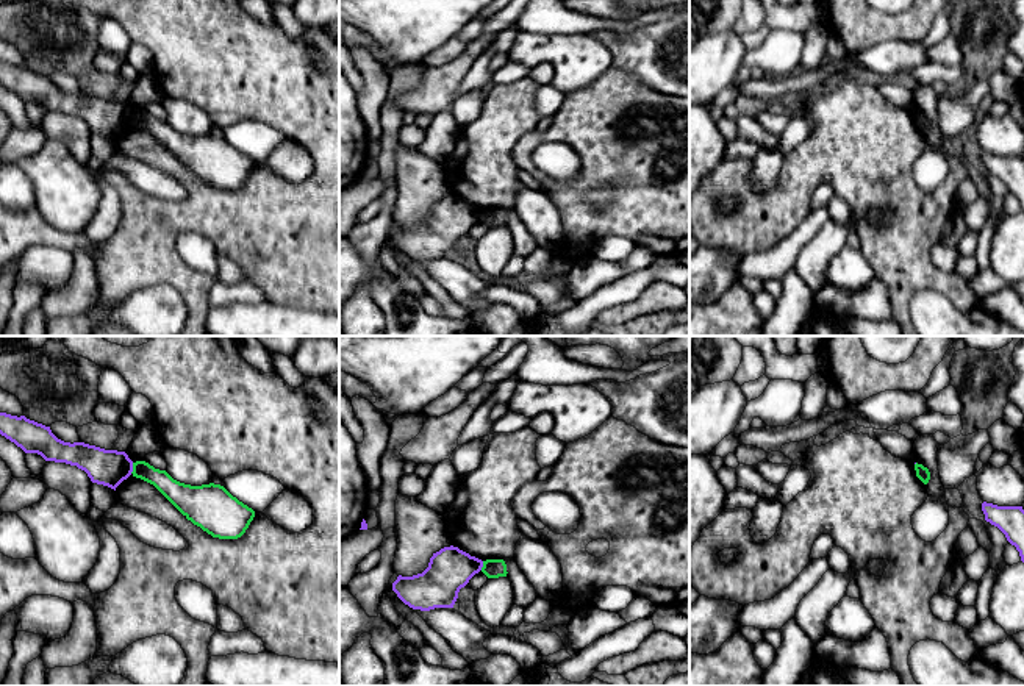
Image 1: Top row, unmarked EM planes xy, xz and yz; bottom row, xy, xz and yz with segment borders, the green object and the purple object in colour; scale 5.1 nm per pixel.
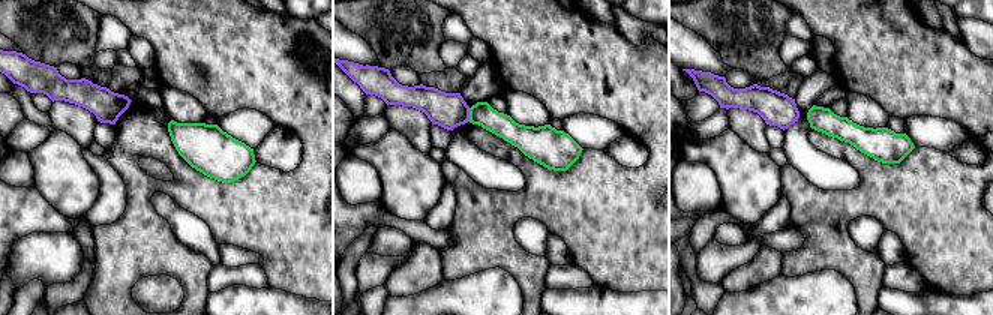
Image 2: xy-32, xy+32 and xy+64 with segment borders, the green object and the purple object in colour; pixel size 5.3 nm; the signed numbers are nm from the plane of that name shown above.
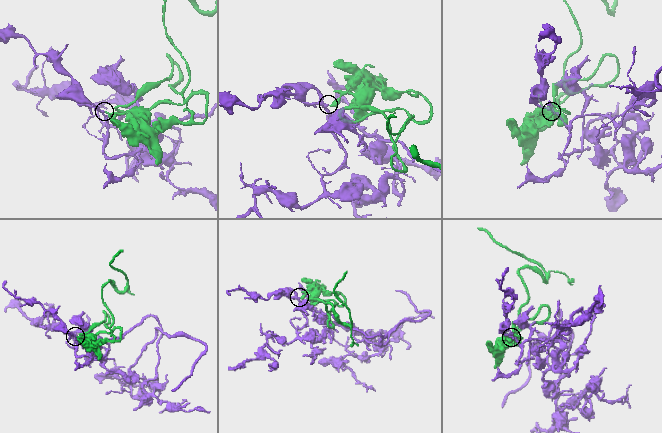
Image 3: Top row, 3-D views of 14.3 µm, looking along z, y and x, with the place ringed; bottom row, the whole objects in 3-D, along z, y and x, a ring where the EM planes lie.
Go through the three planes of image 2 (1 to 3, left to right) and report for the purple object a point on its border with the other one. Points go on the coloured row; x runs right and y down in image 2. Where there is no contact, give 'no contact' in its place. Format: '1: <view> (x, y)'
1: no contact
2: xy+32 (470, 114)
3: no contact

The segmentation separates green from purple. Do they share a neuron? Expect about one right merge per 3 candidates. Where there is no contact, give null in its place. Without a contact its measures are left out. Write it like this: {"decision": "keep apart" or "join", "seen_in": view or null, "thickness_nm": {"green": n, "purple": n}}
{"decision": "keep apart", "seen_in": "xy", "thickness_nm": {"green": 110, "purple": 190}}

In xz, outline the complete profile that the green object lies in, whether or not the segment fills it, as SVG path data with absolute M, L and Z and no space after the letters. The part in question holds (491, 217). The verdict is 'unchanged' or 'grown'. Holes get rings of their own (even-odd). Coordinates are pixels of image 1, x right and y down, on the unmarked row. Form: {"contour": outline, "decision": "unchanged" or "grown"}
{"contour": "M486 209L483 211L482 222L488 228L499 228L499 227L507 227L507 214L503 209Z", "decision": "unchanged"}

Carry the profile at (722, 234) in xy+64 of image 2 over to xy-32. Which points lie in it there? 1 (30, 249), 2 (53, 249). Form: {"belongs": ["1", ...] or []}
{"belongs": ["1", "2"]}

